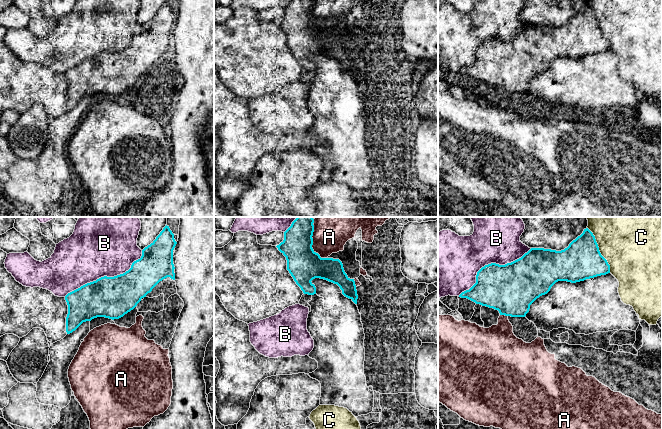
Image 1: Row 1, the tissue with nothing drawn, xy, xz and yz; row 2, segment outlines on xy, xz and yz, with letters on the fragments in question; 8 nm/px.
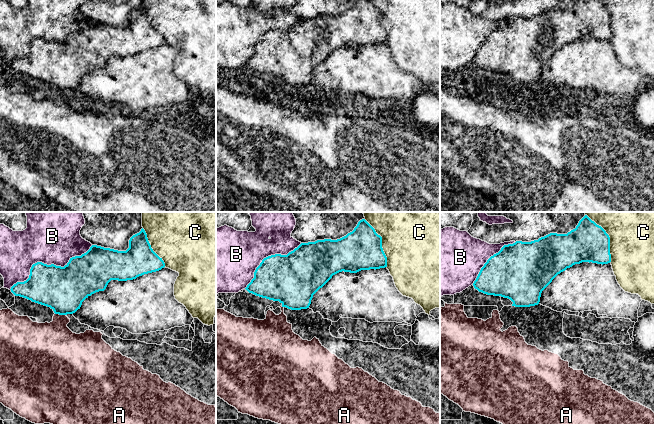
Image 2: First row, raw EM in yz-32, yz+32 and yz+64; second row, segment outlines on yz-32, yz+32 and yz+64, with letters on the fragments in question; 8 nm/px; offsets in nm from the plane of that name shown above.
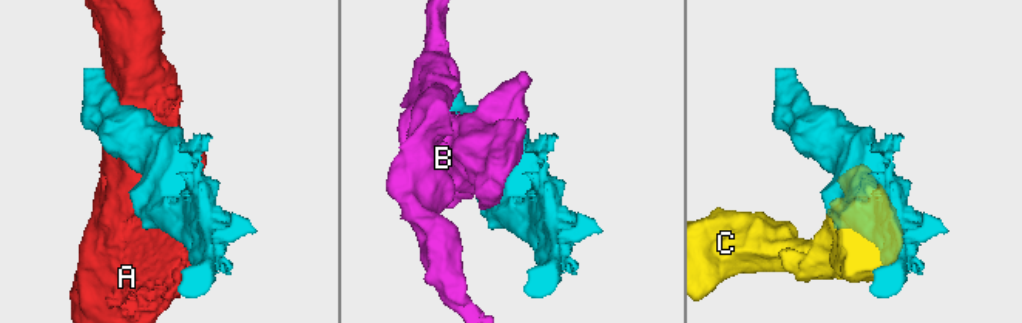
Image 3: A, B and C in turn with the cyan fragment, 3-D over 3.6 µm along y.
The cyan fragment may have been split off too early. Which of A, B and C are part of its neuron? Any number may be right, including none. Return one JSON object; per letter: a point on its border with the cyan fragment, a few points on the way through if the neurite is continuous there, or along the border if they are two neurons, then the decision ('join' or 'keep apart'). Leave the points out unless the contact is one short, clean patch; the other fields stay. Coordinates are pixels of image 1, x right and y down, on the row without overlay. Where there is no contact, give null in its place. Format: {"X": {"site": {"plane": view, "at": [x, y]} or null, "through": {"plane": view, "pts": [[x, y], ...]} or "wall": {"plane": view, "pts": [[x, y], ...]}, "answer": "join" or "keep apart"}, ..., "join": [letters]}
{"A": {"site": {"plane": "xz", "at": [312, 20]}, "answer": "keep apart"}, "B": {"site": {"plane": "xy", "at": [106, 52]}, "answer": "keep apart"}, "C": {"site": {"plane": "yz", "at": [598, 26]}, "answer": "keep apart"}, "join": []}

